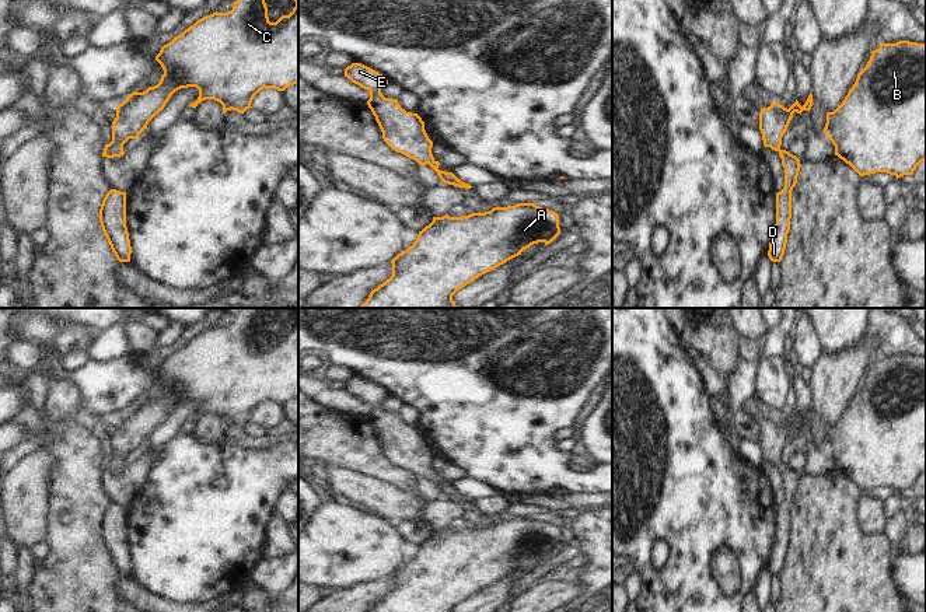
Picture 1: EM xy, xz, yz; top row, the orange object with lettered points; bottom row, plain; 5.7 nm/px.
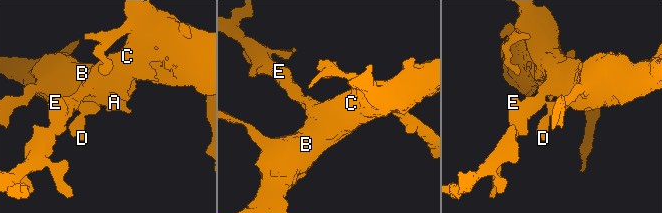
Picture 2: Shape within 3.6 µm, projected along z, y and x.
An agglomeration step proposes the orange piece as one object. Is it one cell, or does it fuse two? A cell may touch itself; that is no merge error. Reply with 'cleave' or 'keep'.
keep

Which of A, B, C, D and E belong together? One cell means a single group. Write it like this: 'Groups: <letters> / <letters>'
Groups: A B C D E

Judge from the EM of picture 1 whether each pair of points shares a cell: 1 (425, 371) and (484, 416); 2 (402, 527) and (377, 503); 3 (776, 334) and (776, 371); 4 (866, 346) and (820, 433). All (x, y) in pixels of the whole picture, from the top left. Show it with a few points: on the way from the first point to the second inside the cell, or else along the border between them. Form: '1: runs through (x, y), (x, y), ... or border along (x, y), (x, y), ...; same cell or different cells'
1: runs through (439, 371), (470, 402); same cell
2: border along (416, 518), (402, 518), (397, 523); different cells
3: border along (783, 356), (766, 356), (759, 362); different cells
4: runs through (846, 367), (835, 378), (825, 412); same cell

